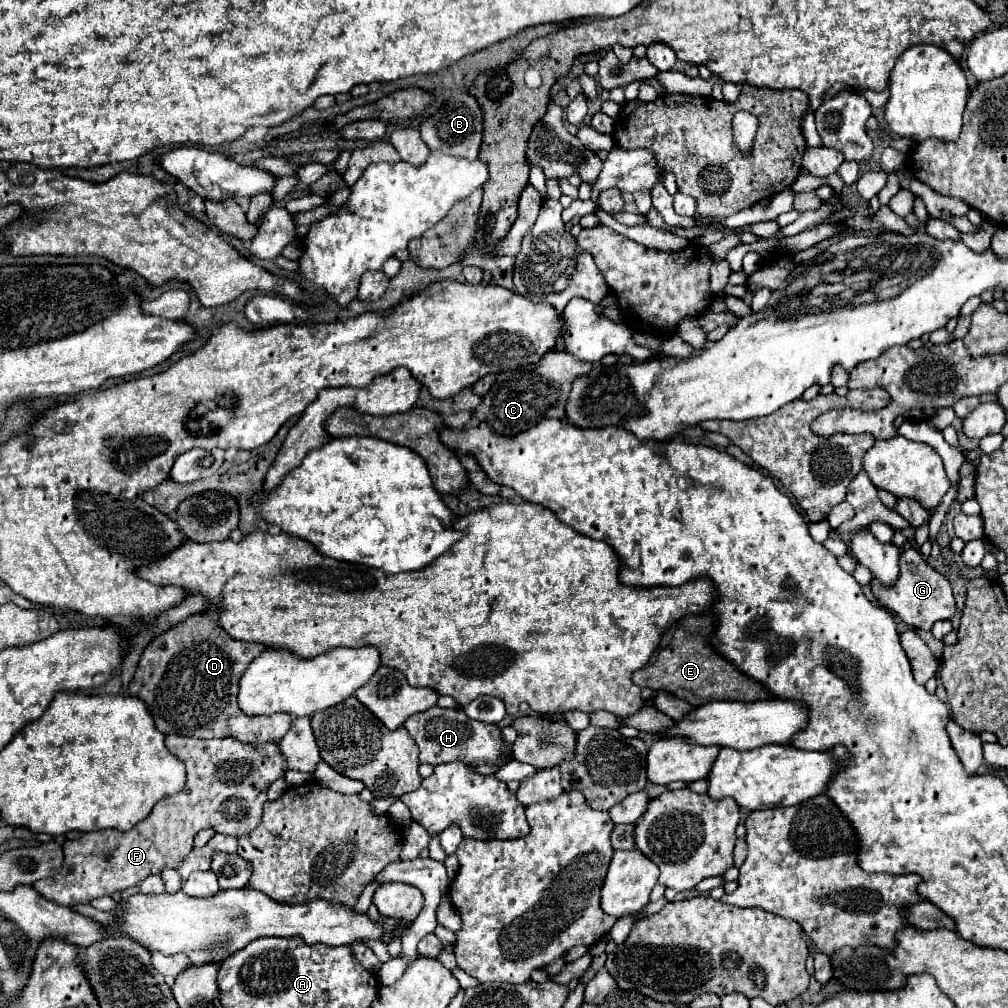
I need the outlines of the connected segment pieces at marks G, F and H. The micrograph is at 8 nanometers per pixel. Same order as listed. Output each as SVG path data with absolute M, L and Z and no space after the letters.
M912 547L904 549L900 555L898 579L892 585L884 585L872 577L870 589L882 607L886 607L894 615L898 615L906 625L910 625L914 629L928 631L936 621L952 619L952 615L956 613L956 601L952 597L952 587L950 587L948 579L942 573L938 573L934 567L930 567L922 559L922 555Z
M168 735L166 747L172 755L176 755L186 765L184 789L156 803L152 813L144 821L140 821L136 827L132 827L132 831L122 833L116 829L104 829L104 831L84 833L84 837L78 841L66 841L64 865L58 871L58 875L40 879L32 885L44 899L54 901L58 905L88 903L92 897L112 895L114 891L124 891L128 887L134 887L148 875L158 875L164 869L176 869L192 851L194 835L204 827L212 827L218 833L226 833L234 837L248 835L248 831L256 829L262 819L262 803L266 801L266 791L270 783L284 777L286 773L286 769L282 767L284 757L280 755L280 749L276 743L250 745L250 743L240 743L236 739L194 739L194 737Z
M430 707L422 713L414 713L404 721L404 727L414 737L420 747L420 763L440 765L450 761L462 761L466 765L494 765L500 761L502 755L502 737L500 727L490 723L472 721L460 709L440 709Z

